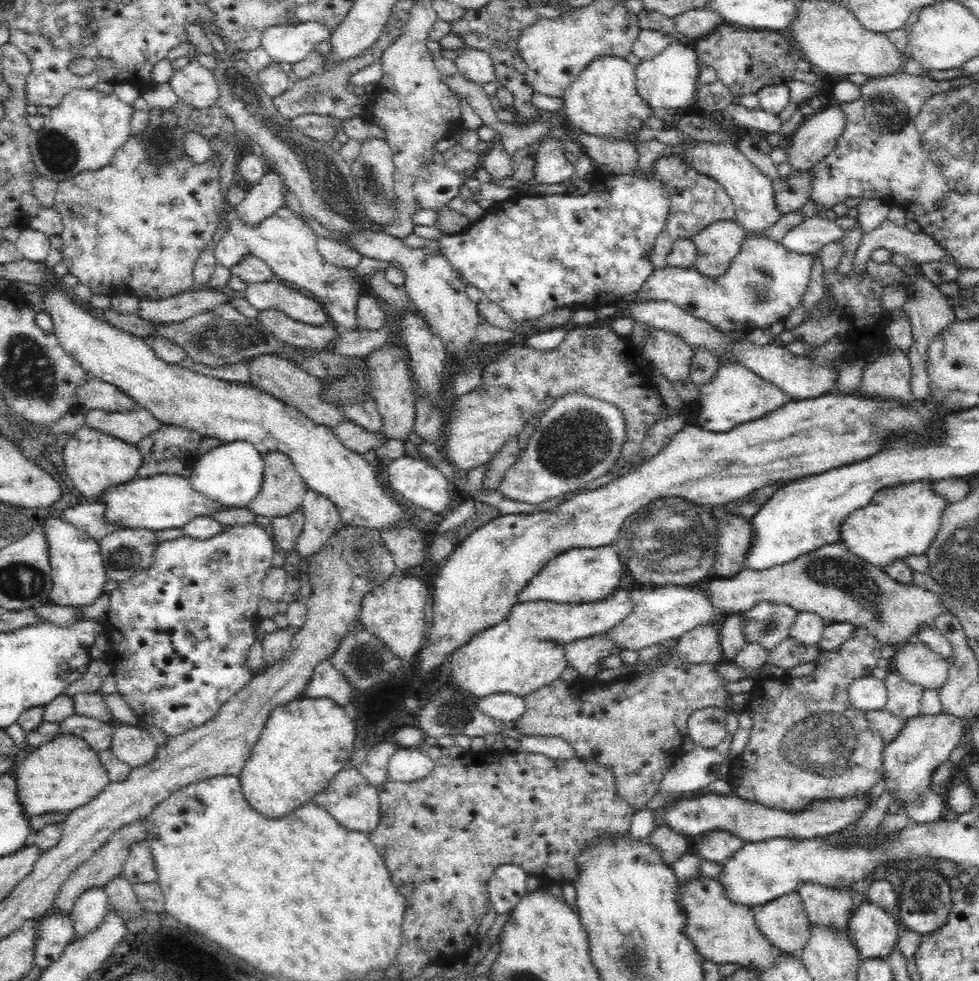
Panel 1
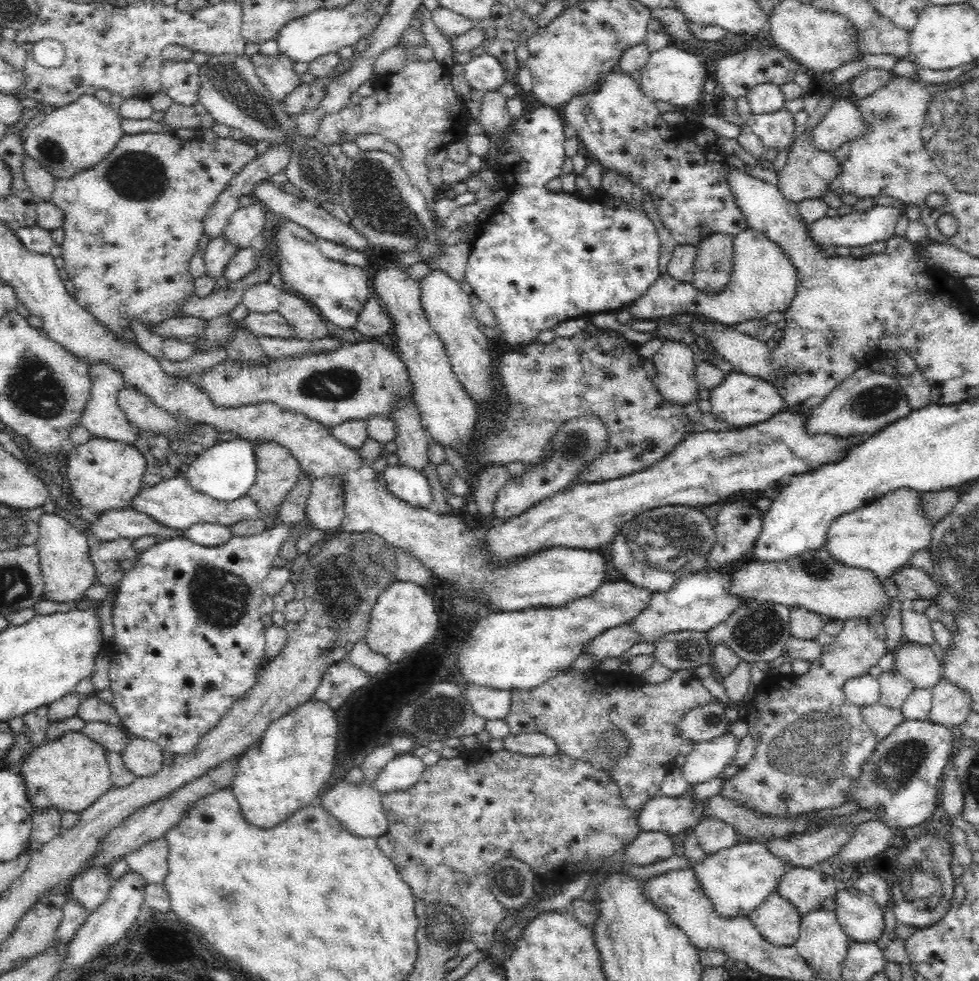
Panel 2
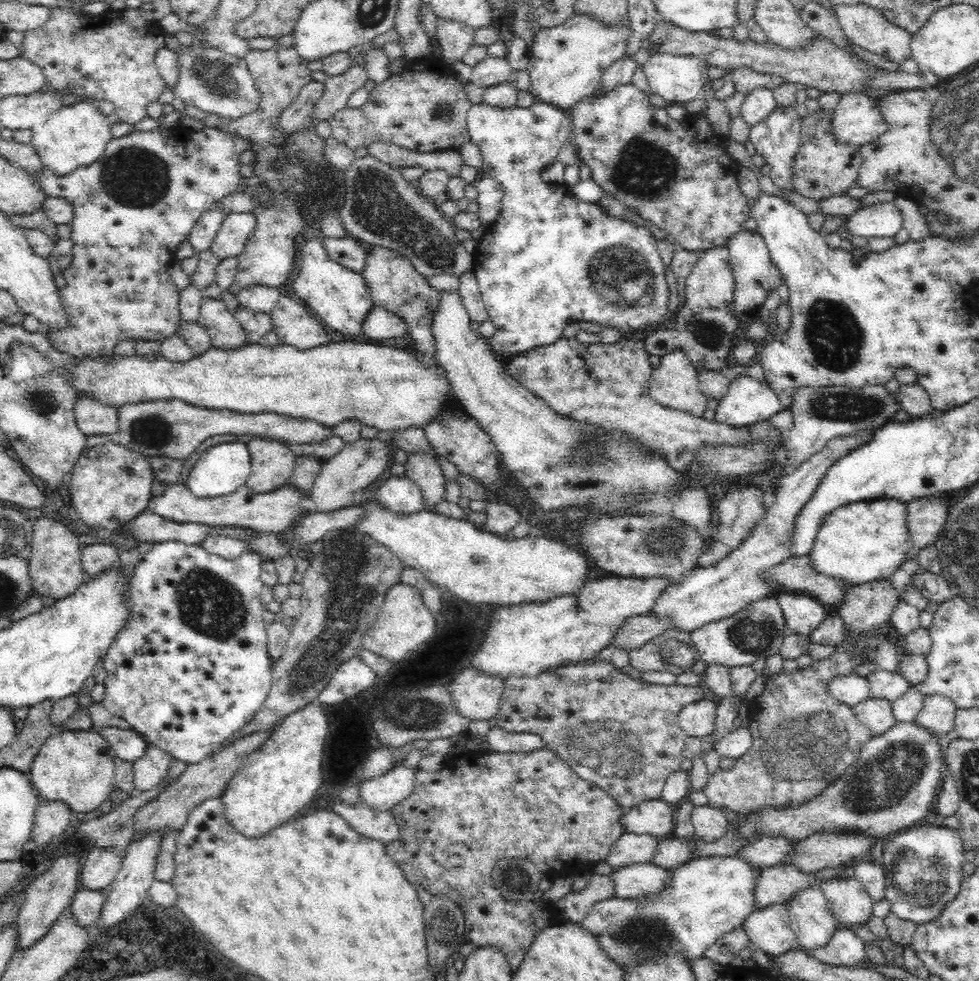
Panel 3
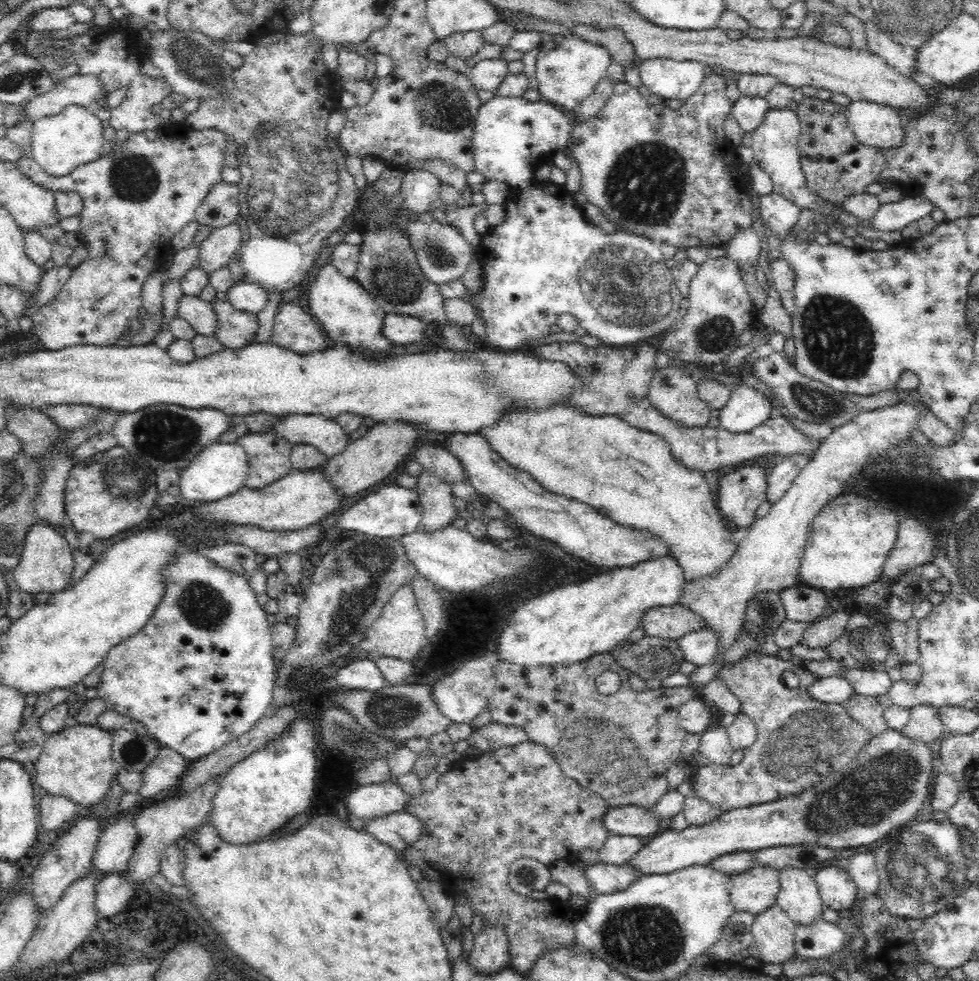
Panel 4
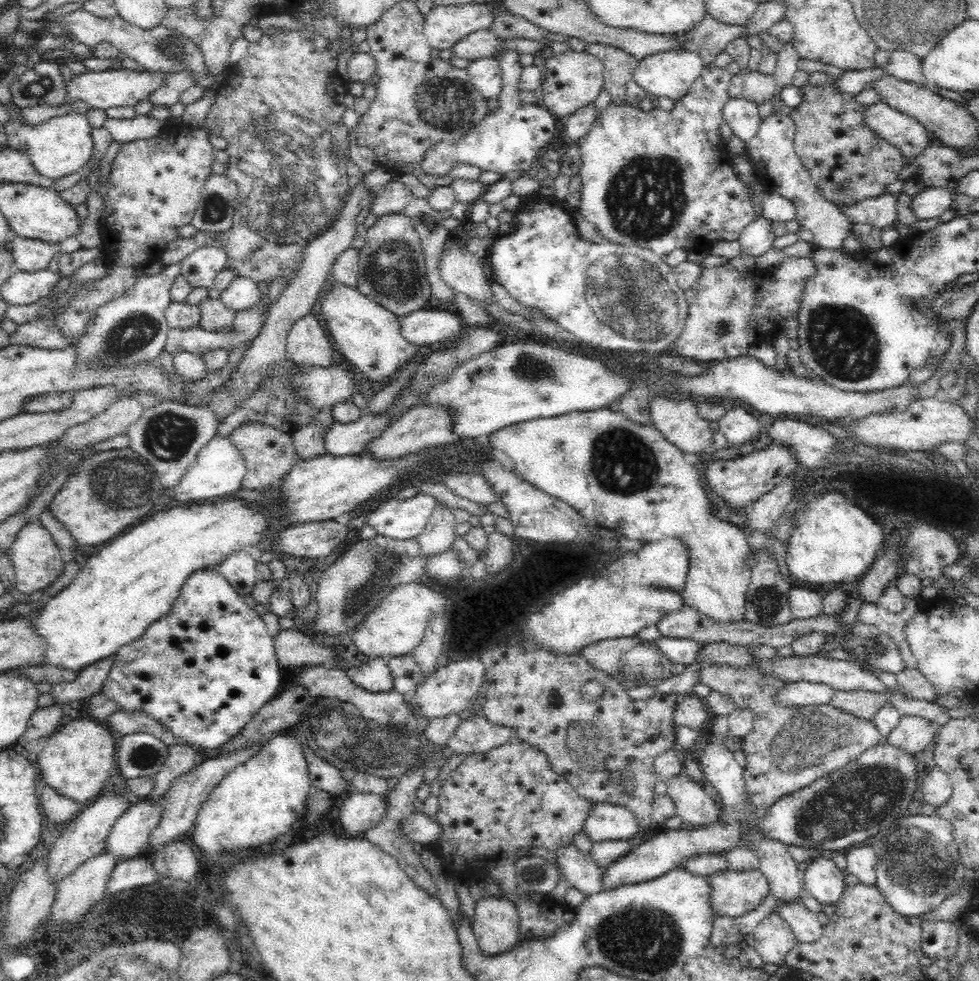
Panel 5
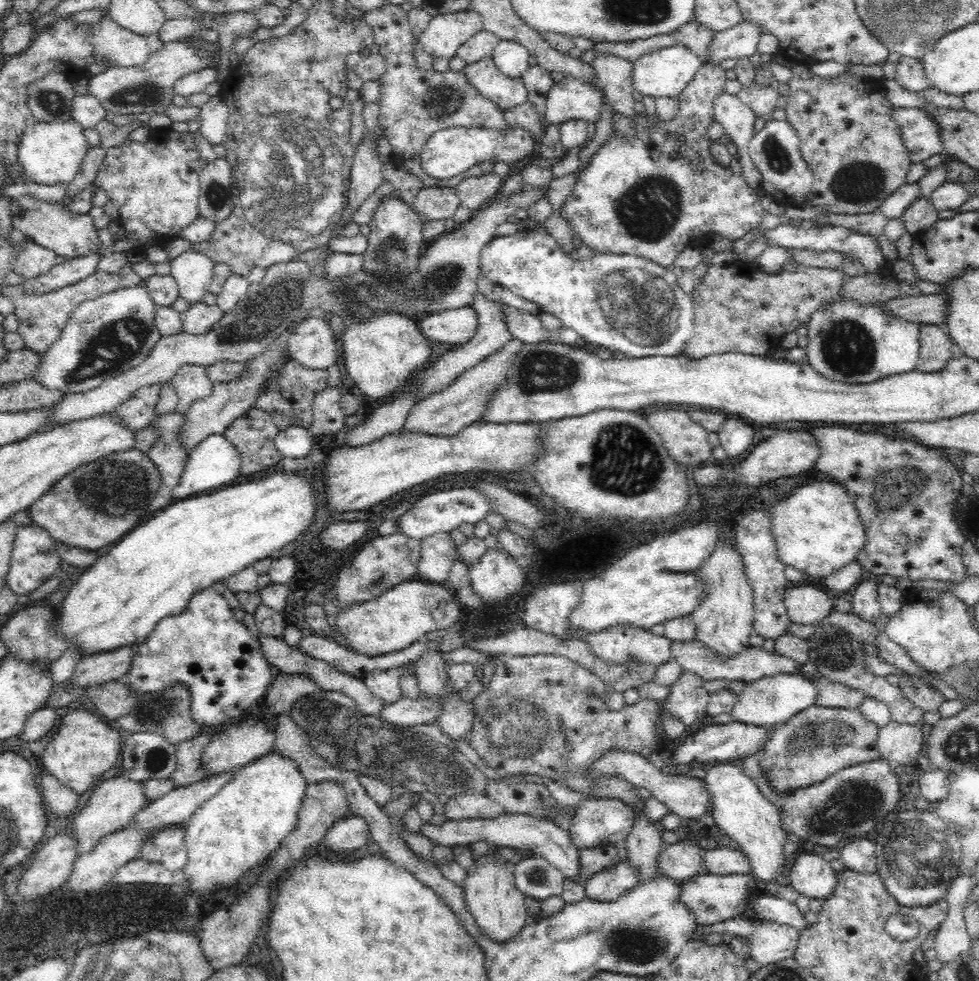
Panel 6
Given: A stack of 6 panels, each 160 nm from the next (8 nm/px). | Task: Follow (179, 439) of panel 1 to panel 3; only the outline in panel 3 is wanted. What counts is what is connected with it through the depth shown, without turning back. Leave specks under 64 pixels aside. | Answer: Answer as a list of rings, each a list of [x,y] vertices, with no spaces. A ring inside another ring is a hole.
[[[218,435],[212,440],[206,440],[199,444],[198,449],[184,460],[171,460],[170,458],[150,458],[148,463],[152,468],[154,480],[152,482],[152,496],[159,496],[170,486],[181,483],[186,485],[190,472],[198,463],[198,460],[215,444],[224,443],[223,435]]]

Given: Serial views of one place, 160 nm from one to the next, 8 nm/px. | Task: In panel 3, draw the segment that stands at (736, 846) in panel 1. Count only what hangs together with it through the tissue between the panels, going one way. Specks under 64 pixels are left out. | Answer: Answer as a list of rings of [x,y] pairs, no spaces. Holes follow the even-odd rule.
[[[710,804],[694,806],[690,812],[690,818],[695,836],[706,843],[718,840],[729,830],[729,821],[724,811]]]

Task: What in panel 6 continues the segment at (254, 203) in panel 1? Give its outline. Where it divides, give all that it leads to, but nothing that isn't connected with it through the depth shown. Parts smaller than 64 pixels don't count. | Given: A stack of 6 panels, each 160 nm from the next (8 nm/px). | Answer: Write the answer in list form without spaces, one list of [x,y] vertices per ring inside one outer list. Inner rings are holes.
[[[178,248],[170,265],[169,275],[176,281],[178,297],[190,305],[202,301],[212,280],[212,260],[200,252]]]

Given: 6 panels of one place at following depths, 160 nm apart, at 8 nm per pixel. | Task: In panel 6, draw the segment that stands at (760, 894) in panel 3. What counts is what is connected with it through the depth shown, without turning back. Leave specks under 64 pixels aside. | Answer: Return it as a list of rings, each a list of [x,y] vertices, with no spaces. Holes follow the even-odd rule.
[[[703,872],[690,880],[682,881],[680,899],[692,913],[698,924],[714,924],[739,917],[748,911],[749,895],[759,888],[760,884],[750,873],[713,875]]]

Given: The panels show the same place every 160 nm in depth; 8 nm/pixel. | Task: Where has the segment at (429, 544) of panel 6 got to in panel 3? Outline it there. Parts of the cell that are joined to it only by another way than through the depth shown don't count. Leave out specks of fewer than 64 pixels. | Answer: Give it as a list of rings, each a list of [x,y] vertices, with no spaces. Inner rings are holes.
[[[411,454],[405,467],[405,478],[413,480],[420,488],[424,511],[434,511],[437,504],[447,500],[447,480],[435,458],[426,454]]]

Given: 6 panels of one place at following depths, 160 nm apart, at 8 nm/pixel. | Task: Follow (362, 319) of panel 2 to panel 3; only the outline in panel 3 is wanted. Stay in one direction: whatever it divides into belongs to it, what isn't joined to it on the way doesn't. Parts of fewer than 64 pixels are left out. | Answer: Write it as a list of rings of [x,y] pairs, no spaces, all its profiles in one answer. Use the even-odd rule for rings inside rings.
[[[374,306],[363,322],[363,334],[365,339],[372,341],[405,338],[407,324],[397,314],[381,306]]]

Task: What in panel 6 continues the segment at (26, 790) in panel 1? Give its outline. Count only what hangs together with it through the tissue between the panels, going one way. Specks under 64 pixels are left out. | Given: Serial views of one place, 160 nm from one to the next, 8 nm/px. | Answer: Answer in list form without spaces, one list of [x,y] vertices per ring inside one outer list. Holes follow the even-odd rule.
[[[70,708],[61,718],[56,736],[46,744],[40,764],[64,786],[81,795],[97,785],[98,778],[116,764],[120,758],[120,743],[121,737],[117,730],[95,714],[87,709]]]

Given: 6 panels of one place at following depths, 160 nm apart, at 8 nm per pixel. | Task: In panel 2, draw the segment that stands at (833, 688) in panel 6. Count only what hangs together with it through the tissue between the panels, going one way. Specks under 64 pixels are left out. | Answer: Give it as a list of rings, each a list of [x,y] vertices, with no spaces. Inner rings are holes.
[[[879,702],[872,706],[860,707],[863,721],[870,731],[876,736],[877,741],[882,741],[890,732],[905,721],[904,715],[898,708],[891,709]]]

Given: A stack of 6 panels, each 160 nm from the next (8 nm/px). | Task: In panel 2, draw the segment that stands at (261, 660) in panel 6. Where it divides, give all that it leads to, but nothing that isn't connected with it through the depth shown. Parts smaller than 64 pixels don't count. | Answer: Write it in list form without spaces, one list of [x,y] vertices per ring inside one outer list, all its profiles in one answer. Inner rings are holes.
[[[305,518],[302,523],[299,523],[296,527],[290,527],[290,525],[286,525],[285,523],[280,523],[275,528],[266,529],[257,535],[249,535],[246,538],[233,536],[227,543],[223,543],[222,546],[219,547],[205,547],[200,546],[198,543],[195,543],[193,540],[190,540],[186,536],[176,537],[171,539],[164,539],[162,541],[158,540],[153,546],[146,551],[139,553],[138,560],[136,560],[136,564],[130,568],[130,572],[127,572],[120,580],[120,585],[117,588],[118,590],[115,592],[116,598],[113,601],[113,626],[115,630],[114,634],[114,644],[116,648],[112,648],[112,654],[110,654],[111,658],[111,665],[109,670],[110,675],[110,682],[109,682],[109,689],[112,693],[112,706],[115,708],[116,714],[118,718],[121,720],[122,727],[126,730],[128,734],[136,736],[138,738],[142,738],[148,740],[150,742],[158,743],[158,746],[164,752],[170,752],[172,755],[187,755],[190,754],[191,751],[195,749],[195,746],[198,746],[199,740],[208,733],[208,731],[215,727],[219,723],[219,719],[226,714],[227,710],[230,710],[230,707],[235,703],[238,702],[239,699],[242,699],[244,695],[247,694],[247,691],[251,689],[255,685],[255,682],[258,682],[258,677],[260,670],[262,670],[264,664],[262,664],[261,660],[266,657],[265,656],[265,627],[260,621],[263,614],[260,610],[260,604],[262,604],[263,597],[265,596],[264,591],[262,591],[261,583],[266,578],[266,574],[268,574],[271,570],[272,559],[279,553],[280,547],[284,541],[294,541],[294,544],[303,537],[307,536],[311,529],[311,524]]]

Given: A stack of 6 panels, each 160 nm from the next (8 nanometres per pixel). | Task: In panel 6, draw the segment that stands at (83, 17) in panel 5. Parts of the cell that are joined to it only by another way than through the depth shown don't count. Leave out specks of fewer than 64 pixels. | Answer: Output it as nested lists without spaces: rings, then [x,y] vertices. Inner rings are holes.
[[[109,15],[91,26],[90,41],[96,48],[97,56],[104,56],[116,66],[140,64],[146,60],[148,54],[163,48],[157,35],[137,36],[118,27]]]

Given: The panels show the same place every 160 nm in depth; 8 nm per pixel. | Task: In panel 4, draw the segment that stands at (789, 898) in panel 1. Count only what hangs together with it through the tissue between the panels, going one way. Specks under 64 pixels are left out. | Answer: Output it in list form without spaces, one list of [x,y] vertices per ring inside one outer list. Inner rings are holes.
[[[778,905],[756,915],[752,926],[761,964],[782,964],[795,953],[795,923]]]

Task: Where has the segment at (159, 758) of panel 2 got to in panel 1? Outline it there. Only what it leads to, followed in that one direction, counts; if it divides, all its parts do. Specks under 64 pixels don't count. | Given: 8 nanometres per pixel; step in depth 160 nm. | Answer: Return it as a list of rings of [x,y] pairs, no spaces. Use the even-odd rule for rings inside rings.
[[[140,726],[114,728],[111,750],[128,766],[141,767],[154,760],[158,745],[146,729]]]

